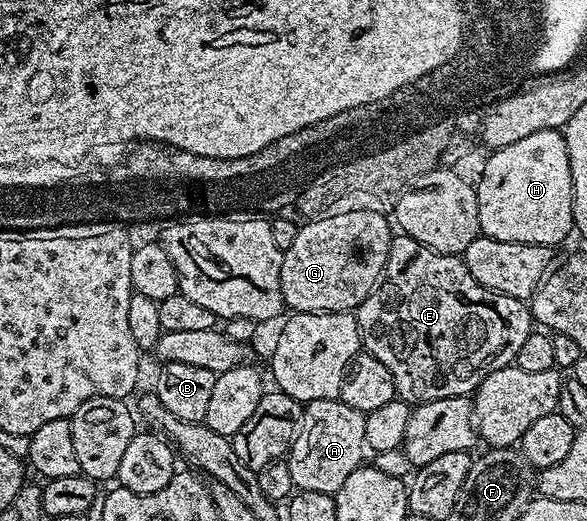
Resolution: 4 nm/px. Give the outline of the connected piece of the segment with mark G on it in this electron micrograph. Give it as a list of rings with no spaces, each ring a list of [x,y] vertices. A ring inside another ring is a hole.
[[[352,210],[348,214],[303,223],[292,246],[282,254],[282,303],[294,312],[353,313],[376,287],[386,265],[392,224],[383,213]]]

